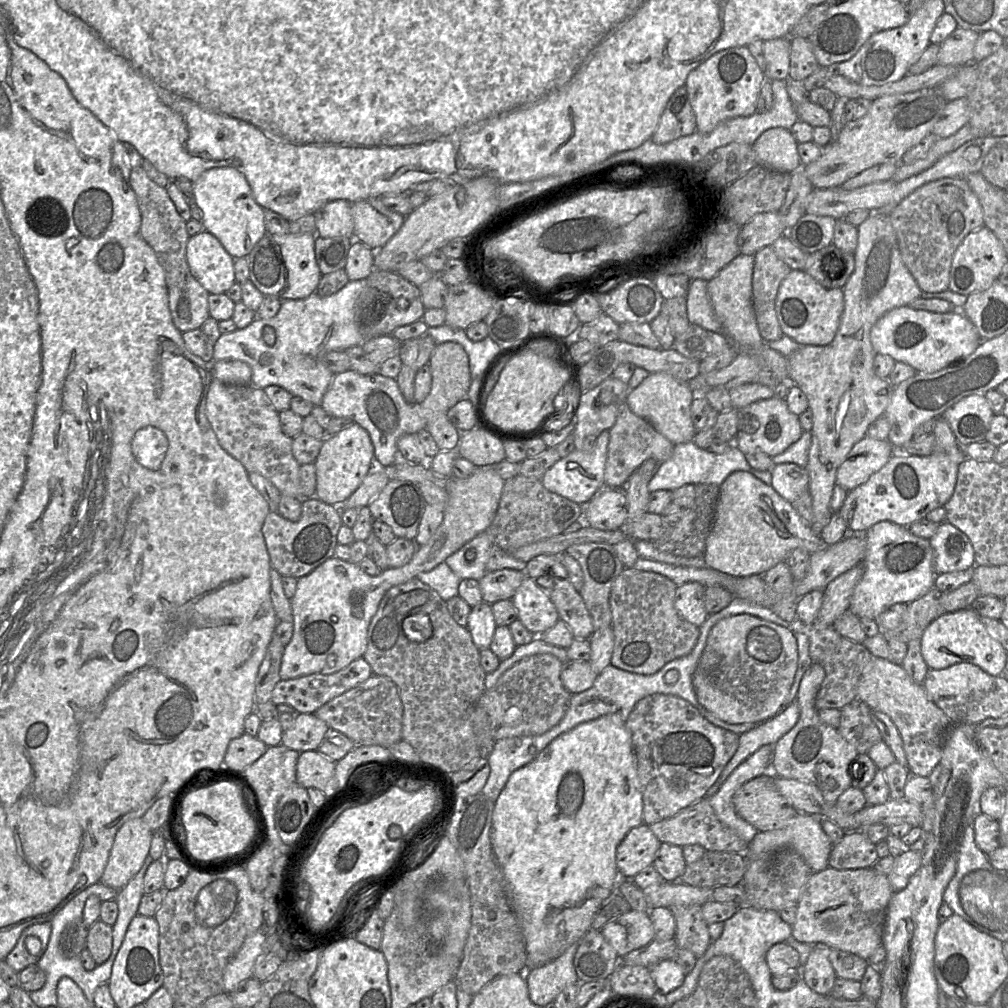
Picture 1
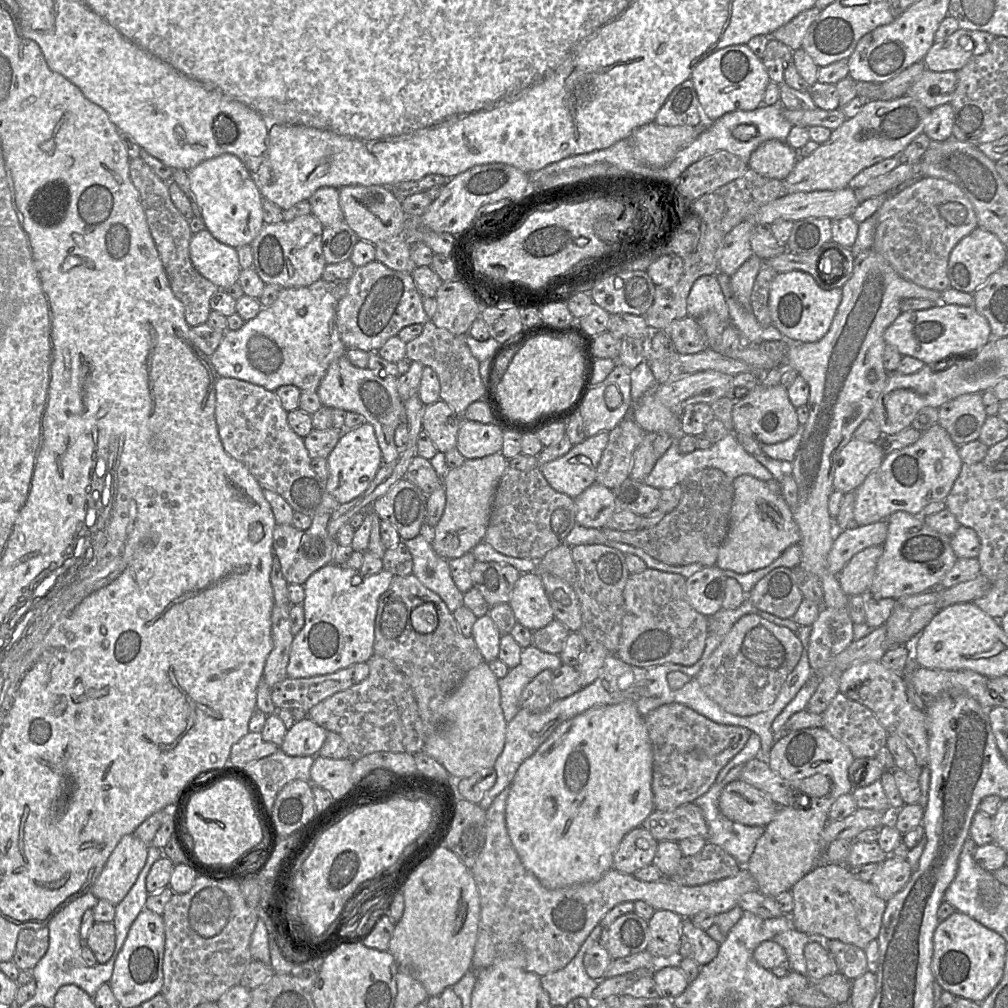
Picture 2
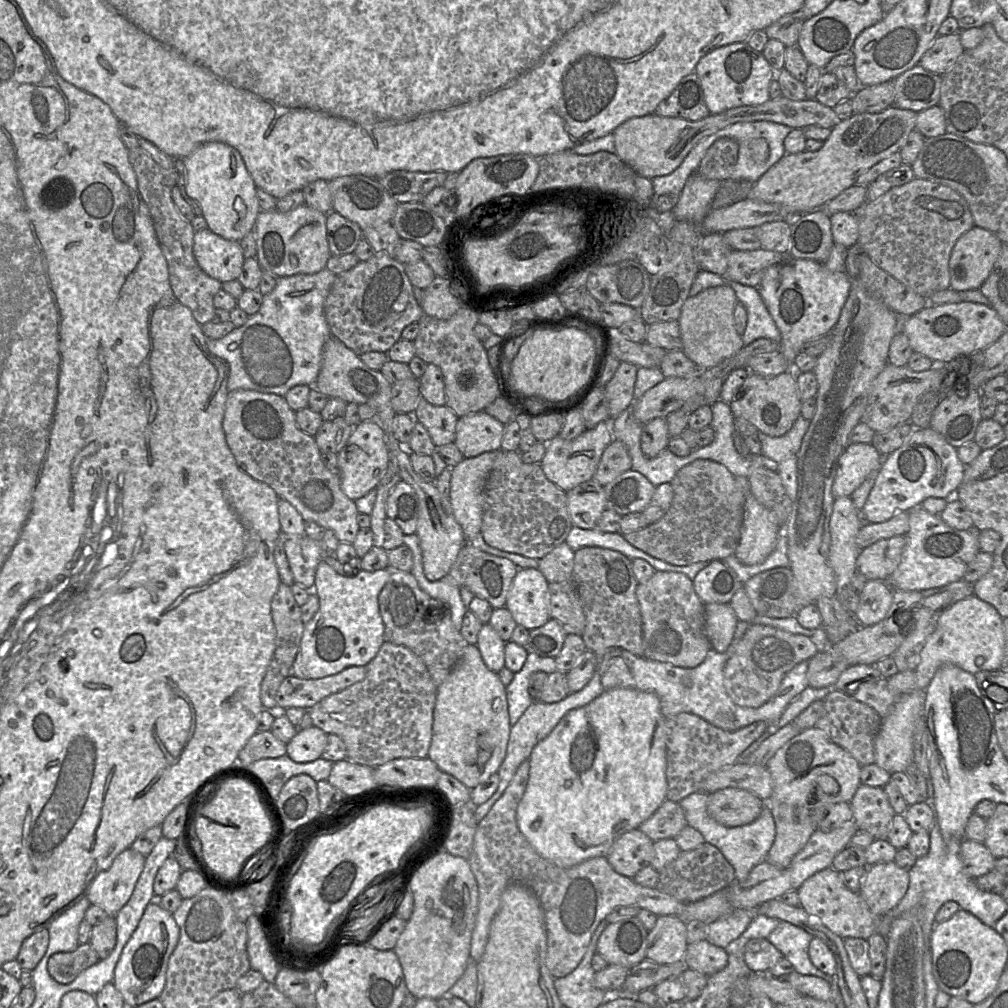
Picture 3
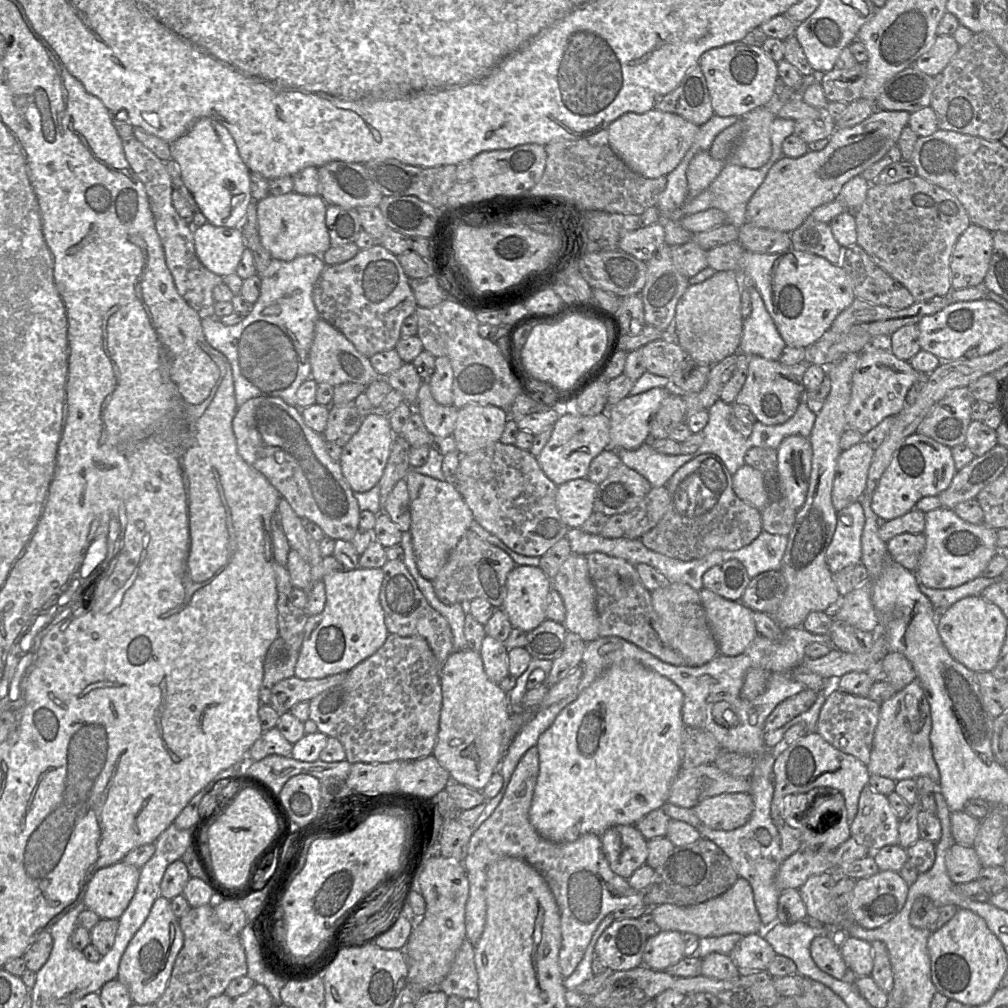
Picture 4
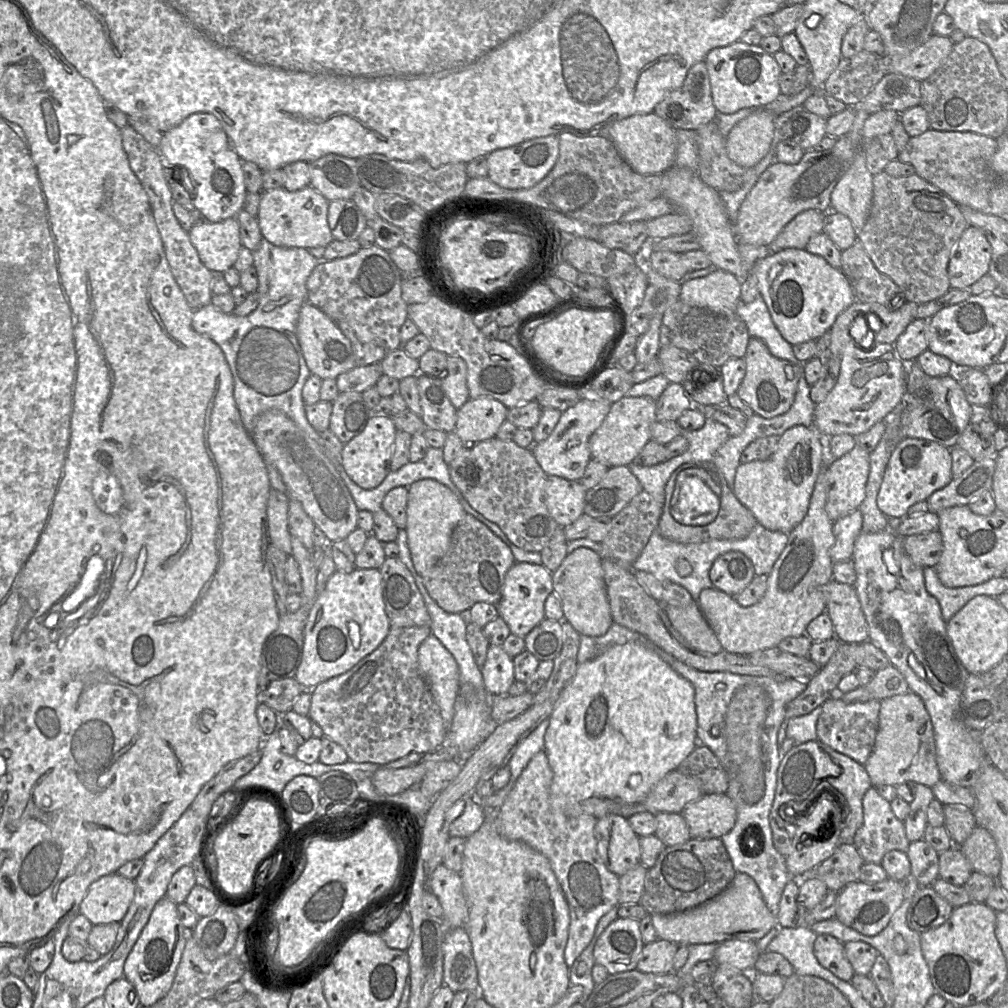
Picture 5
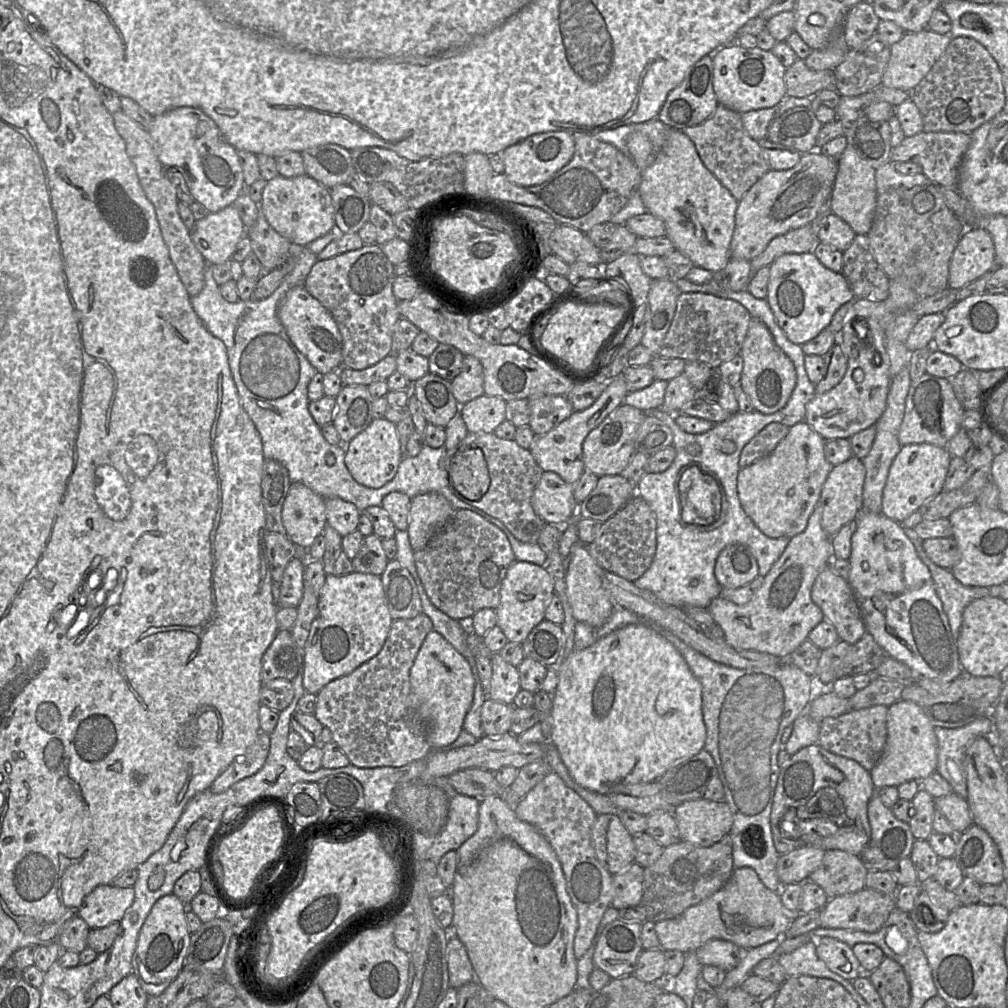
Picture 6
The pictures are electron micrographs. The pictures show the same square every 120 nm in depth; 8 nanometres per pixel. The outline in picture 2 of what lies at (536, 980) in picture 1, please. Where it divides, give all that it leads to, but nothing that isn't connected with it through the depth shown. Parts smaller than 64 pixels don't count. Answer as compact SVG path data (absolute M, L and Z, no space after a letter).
M598 924L567 966L541 977L541 985L548 993L552 1006L566 1007L576 997L591 998L599 980L592 979L587 974L583 960L587 950L599 942L602 930L602 926Z

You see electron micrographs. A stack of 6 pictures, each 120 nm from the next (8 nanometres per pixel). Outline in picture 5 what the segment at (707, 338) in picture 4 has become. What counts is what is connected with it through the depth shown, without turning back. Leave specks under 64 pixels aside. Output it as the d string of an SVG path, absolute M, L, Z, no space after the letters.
M713 269L705 277L683 281L679 299L689 306L704 308L715 314L736 315L736 309L741 298L741 284L742 280L732 273Z

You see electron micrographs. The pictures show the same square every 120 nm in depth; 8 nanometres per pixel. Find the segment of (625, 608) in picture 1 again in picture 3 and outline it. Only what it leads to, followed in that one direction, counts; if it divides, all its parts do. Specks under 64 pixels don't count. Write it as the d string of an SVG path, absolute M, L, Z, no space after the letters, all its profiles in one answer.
M655 571L646 582L637 585L636 597L642 617L643 657L682 668L700 665L712 646L706 636L705 604L696 594L692 581L682 573Z

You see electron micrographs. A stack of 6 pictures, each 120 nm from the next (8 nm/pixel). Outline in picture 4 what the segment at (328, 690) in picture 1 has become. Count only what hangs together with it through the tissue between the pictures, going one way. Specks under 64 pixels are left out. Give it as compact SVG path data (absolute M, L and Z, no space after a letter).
M341 672L322 679L302 680L295 675L276 683L271 691L270 705L279 713L289 712L299 702L310 701L325 690L341 684L347 677Z

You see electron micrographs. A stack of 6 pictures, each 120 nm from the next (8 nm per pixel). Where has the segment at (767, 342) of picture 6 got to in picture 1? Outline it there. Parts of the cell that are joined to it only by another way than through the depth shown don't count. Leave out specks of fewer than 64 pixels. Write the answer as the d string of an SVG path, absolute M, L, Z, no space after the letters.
M771 397L751 403L737 411L737 431L733 445L744 455L762 452L769 457L776 456L796 442L803 432L798 416L789 411L785 400Z

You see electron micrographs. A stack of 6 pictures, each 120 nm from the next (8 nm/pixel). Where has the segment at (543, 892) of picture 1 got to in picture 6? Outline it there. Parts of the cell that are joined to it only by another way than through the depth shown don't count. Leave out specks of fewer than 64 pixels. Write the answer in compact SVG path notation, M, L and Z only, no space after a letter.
M630 624L615 630L597 640L592 646L584 650L575 650L558 666L558 686L553 695L552 732L549 742L556 747L562 762L578 785L603 795L611 795L616 786L653 782L677 762L690 758L704 749L705 740L701 683L677 649L651 627L644 624Z

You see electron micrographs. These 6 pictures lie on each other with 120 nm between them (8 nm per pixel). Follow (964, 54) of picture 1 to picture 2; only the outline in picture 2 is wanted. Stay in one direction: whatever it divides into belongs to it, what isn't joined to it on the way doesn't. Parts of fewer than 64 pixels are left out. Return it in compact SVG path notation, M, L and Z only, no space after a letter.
M960 28L941 41L934 42L923 58L928 70L935 72L958 71L969 61L973 53L964 49L959 39L969 35L969 30Z

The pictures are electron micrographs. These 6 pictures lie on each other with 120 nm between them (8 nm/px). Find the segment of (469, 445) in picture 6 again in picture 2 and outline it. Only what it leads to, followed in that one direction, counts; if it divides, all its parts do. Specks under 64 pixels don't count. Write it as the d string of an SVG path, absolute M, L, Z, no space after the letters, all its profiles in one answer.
M508 466L496 489L484 542L510 557L540 560L563 544L575 525L574 499L554 490L541 468L520 471Z

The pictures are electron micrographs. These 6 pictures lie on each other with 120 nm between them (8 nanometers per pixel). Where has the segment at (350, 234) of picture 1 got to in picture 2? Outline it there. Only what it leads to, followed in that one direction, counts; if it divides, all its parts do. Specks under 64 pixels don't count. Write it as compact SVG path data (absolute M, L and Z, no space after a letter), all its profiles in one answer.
M321 187L307 201L311 206L311 214L322 223L323 227L345 221L339 204L339 189Z

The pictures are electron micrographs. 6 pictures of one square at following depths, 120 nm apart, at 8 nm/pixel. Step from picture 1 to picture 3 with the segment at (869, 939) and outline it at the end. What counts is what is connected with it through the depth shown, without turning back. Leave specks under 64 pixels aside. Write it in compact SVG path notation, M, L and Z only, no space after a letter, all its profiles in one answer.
M833 867L823 869L806 879L797 893L800 907L809 915L818 917L829 930L841 938L868 940L878 931L879 916L872 913L859 892L852 892L845 886L843 872Z

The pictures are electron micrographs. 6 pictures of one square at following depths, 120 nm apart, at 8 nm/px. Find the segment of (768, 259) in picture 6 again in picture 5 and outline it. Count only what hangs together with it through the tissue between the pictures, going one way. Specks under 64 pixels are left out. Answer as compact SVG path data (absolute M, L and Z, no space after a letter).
M809 209L792 219L769 245L772 253L787 248L806 249L809 240L823 232L826 213Z

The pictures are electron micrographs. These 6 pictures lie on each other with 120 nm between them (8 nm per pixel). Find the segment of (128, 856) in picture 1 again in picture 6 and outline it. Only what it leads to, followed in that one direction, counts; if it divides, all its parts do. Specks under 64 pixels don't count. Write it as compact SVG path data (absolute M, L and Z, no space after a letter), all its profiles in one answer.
M112 884L97 886L85 898L78 915L90 929L103 928L120 922L134 901L134 888L120 888Z

